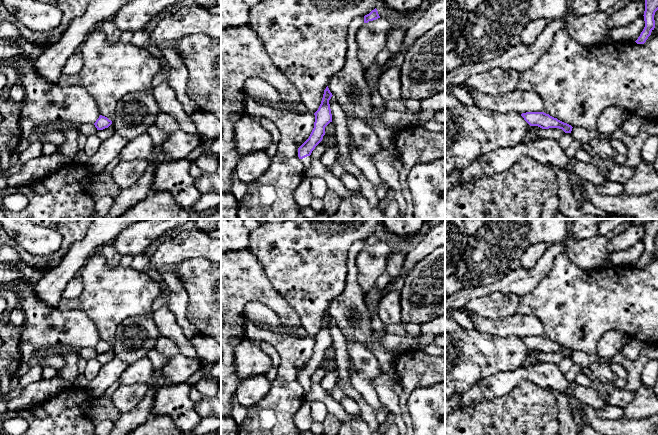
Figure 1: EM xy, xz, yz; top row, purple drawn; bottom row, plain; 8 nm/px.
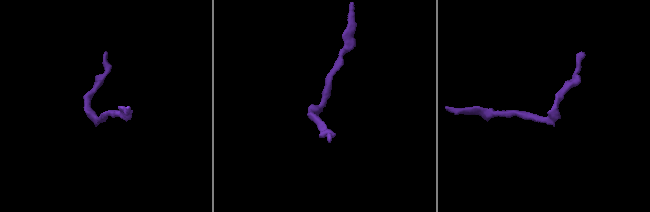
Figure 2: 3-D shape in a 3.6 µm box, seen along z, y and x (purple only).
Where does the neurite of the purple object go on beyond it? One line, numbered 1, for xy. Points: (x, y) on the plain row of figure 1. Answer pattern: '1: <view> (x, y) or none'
1: none

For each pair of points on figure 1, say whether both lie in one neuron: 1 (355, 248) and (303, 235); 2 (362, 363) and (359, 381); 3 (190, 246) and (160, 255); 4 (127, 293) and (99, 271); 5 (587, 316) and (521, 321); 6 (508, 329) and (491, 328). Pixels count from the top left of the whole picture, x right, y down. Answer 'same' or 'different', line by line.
1: different
2: same
3: same
4: same
5: different
6: same

